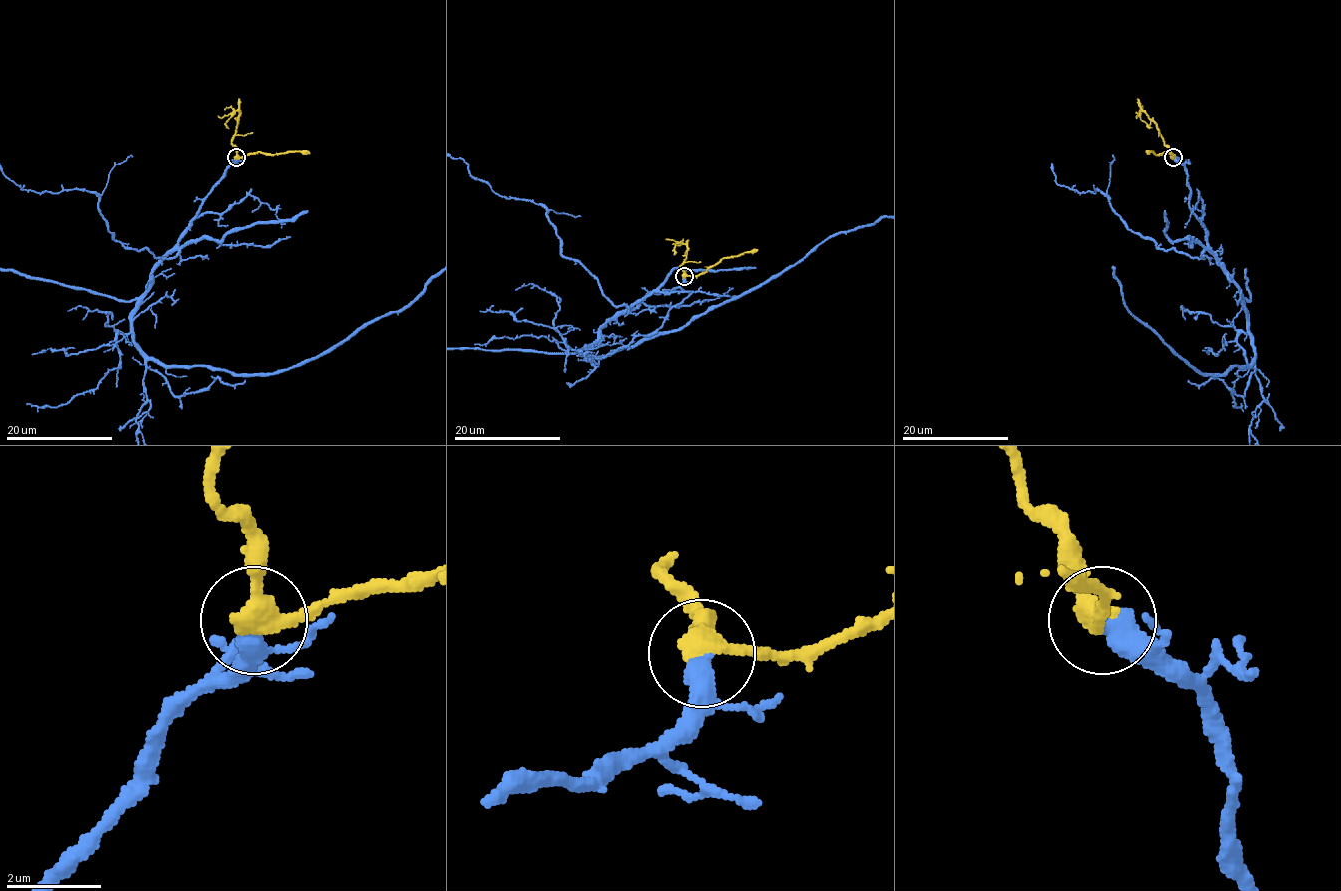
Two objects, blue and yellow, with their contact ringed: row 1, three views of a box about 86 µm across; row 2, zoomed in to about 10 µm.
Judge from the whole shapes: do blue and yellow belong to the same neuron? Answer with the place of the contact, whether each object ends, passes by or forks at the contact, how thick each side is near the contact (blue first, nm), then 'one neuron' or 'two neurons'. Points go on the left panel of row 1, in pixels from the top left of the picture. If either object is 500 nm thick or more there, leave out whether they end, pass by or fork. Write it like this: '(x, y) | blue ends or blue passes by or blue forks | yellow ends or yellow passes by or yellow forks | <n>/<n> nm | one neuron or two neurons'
(236, 157) | 500/400 nm | one neuron

